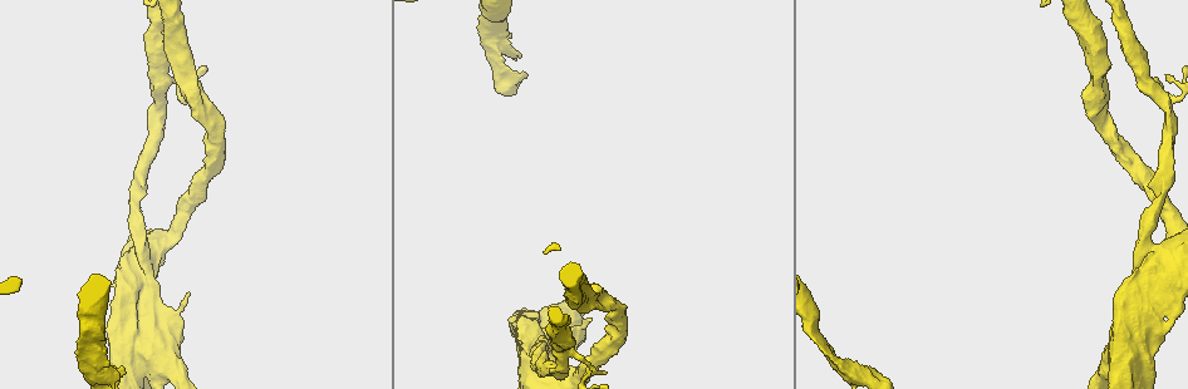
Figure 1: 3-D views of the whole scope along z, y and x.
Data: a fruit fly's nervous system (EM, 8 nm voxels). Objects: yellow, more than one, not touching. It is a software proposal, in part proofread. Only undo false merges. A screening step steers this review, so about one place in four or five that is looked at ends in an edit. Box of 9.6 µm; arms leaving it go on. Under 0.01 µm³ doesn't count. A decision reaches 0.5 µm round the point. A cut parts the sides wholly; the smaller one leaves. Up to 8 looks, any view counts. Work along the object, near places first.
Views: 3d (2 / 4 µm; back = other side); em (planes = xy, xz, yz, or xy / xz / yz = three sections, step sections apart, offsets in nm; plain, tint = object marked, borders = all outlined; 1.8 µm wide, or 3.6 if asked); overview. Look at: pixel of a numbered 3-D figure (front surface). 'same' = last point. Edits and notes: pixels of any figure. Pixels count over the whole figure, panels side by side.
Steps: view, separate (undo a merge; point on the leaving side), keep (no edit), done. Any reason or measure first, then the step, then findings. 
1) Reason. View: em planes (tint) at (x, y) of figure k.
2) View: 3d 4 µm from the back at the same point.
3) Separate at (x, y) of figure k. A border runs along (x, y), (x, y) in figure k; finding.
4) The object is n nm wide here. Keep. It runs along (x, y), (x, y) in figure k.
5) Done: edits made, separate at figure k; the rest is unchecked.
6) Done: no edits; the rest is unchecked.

Abrupt turn. View: em planes (plain) at (848, 372) of figure 1.

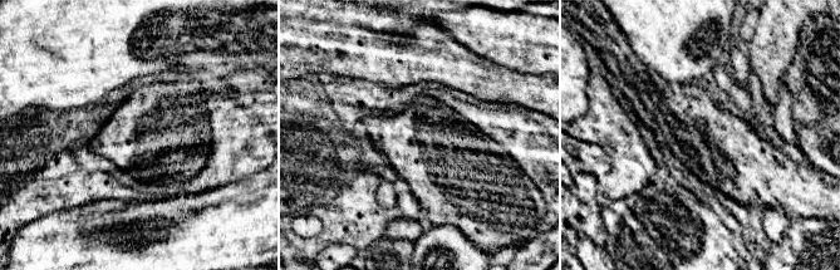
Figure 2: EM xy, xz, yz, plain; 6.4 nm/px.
View: em planes (tint) at the same point.

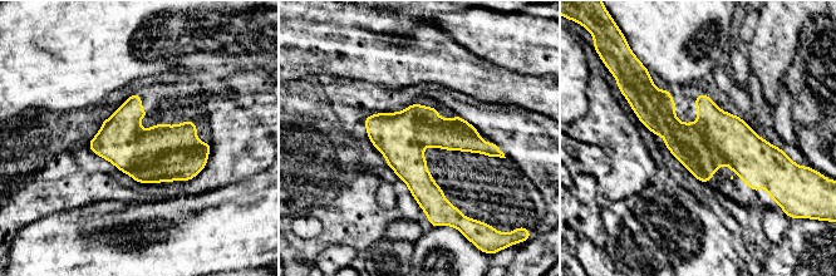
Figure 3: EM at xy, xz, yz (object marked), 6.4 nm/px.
Keep. It runs along (635, 104), (688, 142), (775, 154) in figure 3; continuous, no second cell.

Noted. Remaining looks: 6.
Two arms in line, one across. View: em xz step 16 (tint) at (1151, 86) of figure 1.

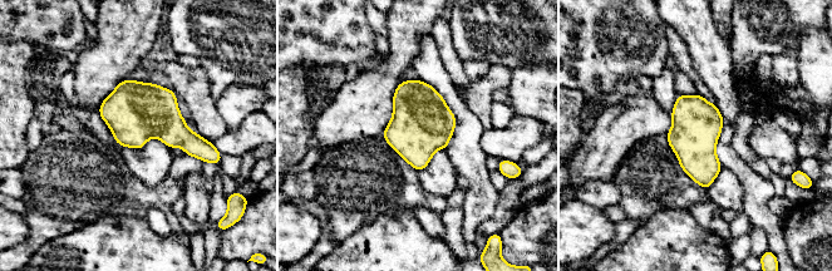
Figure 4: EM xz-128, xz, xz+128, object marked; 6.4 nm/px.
Another direction. View: em xy step 16 (borders) at the same point.

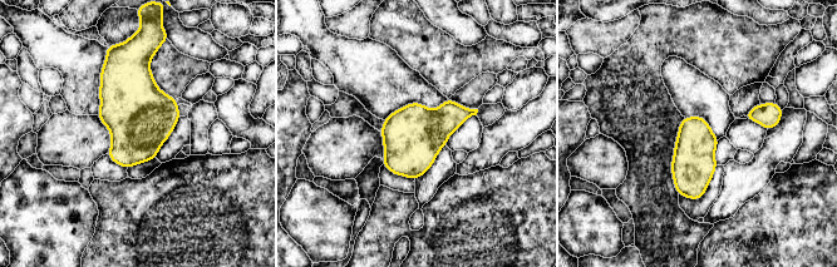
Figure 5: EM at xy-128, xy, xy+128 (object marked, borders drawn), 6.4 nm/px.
Keep. Continuous, no second cell.

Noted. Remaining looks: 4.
Touches itself. View: em 3.6 µm xy step 8 (tint) at (148, 327) of figure 1.

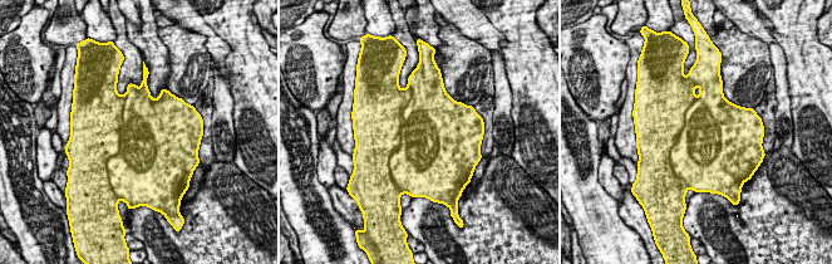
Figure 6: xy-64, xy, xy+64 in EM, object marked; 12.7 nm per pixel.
Separate at (421, 131) of figure 6. A border runs along (412, 89), (400, 142), (388, 162) in figure 6; a second cell is stuck on.

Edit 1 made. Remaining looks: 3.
Done: edits made, separate at figure 6; the rest is unchecked.

